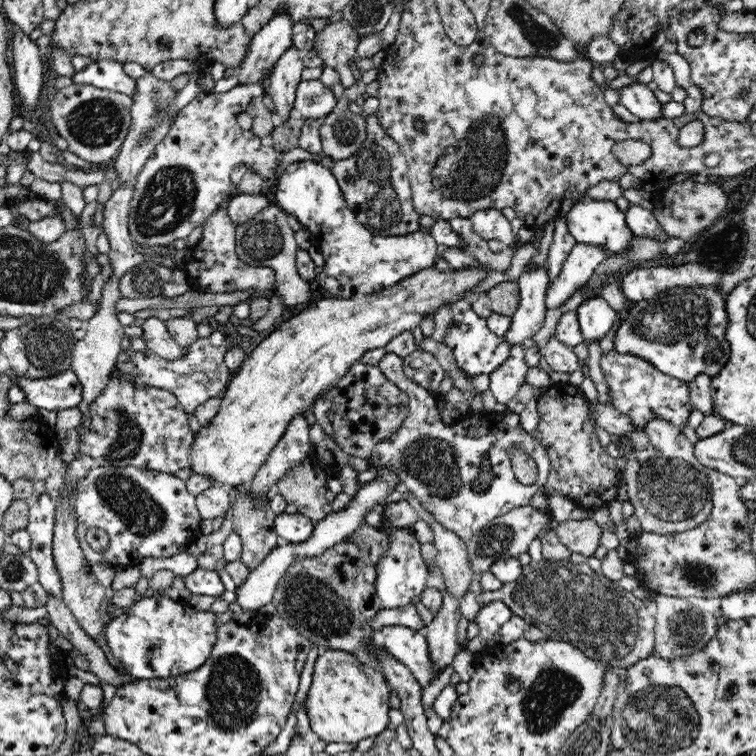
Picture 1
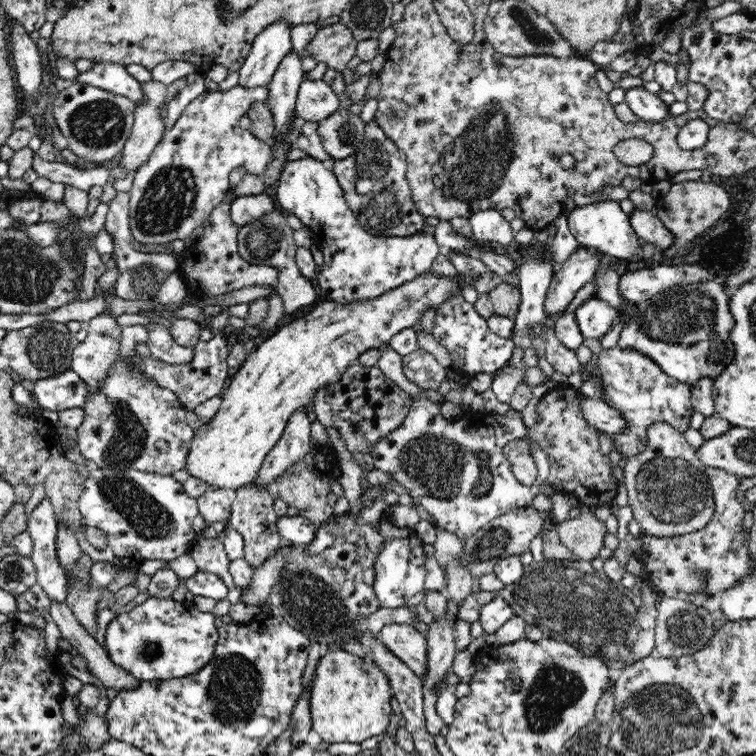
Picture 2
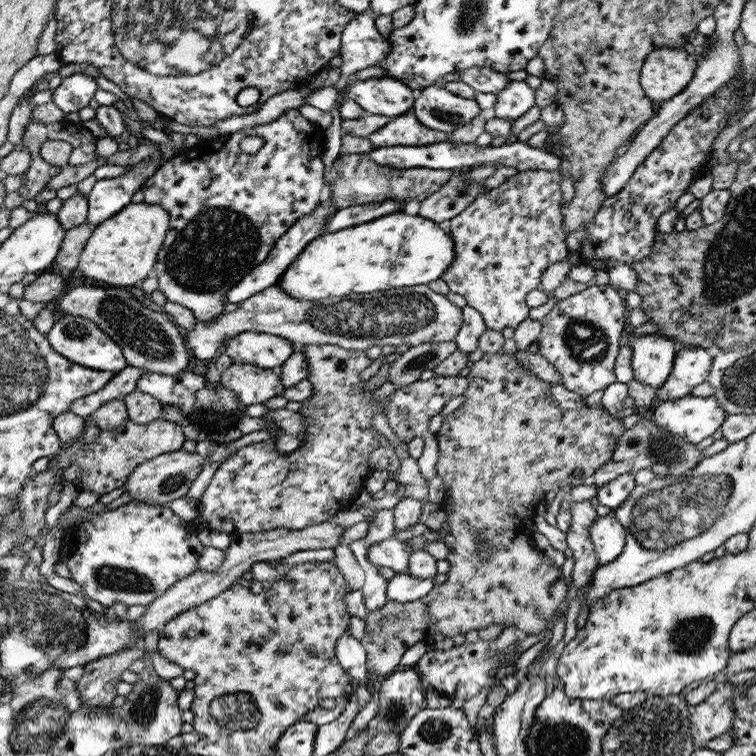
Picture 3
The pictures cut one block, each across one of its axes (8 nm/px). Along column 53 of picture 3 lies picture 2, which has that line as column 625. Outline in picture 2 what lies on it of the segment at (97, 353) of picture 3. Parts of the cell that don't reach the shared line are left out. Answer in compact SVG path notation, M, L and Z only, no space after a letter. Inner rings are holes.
M721 279L712 280L706 284L694 282L694 284L672 286L658 294L653 294L648 300L633 304L631 315L622 325L618 335L618 348L622 351L640 353L646 359L656 362L666 375L688 386L696 384L698 378L704 378L704 376L714 380L734 360L734 343L729 337L733 318L728 303L729 295Z

